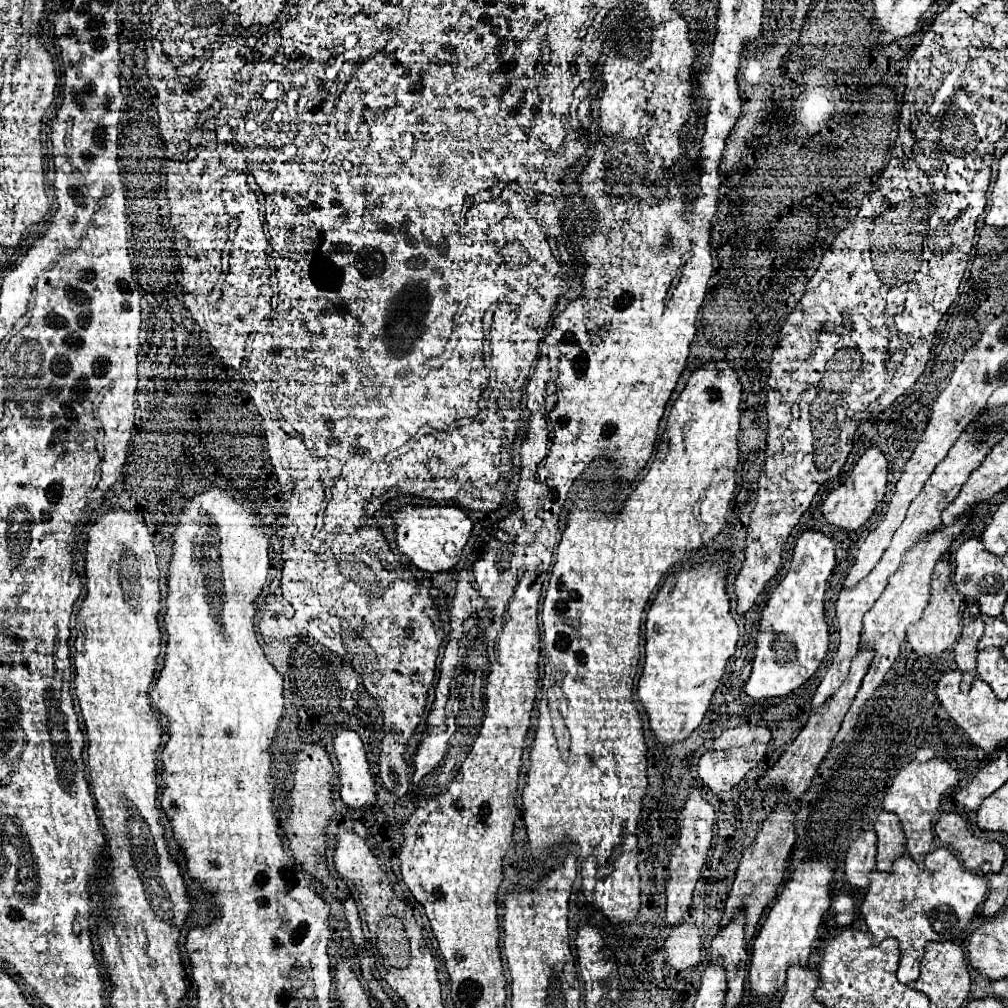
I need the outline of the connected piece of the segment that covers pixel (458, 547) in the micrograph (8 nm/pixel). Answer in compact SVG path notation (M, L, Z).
M404 505L394 513L396 523L396 543L400 551L410 557L410 561L428 573L442 573L452 569L462 555L464 545L472 535L472 521L460 507L416 507Z

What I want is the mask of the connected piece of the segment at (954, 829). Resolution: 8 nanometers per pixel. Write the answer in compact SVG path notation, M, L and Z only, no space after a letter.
M944 813L936 823L936 835L946 847L950 847L962 859L966 869L974 871L986 861L990 861L994 873L1002 869L1002 863L1004 863L1002 845L996 841L990 843L974 837L960 815Z

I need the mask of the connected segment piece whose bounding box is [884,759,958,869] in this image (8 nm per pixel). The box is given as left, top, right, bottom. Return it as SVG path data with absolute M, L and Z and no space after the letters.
M930 759L926 763L910 761L904 769L900 769L890 791L884 797L884 811L892 811L900 817L900 823L908 839L906 849L920 869L924 869L924 857L930 853L930 847L934 841L932 823L936 817L942 793L956 783L958 783L958 773L946 761L938 761L938 759Z

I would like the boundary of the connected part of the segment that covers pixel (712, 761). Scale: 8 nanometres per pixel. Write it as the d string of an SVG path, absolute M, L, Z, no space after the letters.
M752 743L736 751L708 751L700 757L698 777L714 793L730 791L764 757L766 745Z

